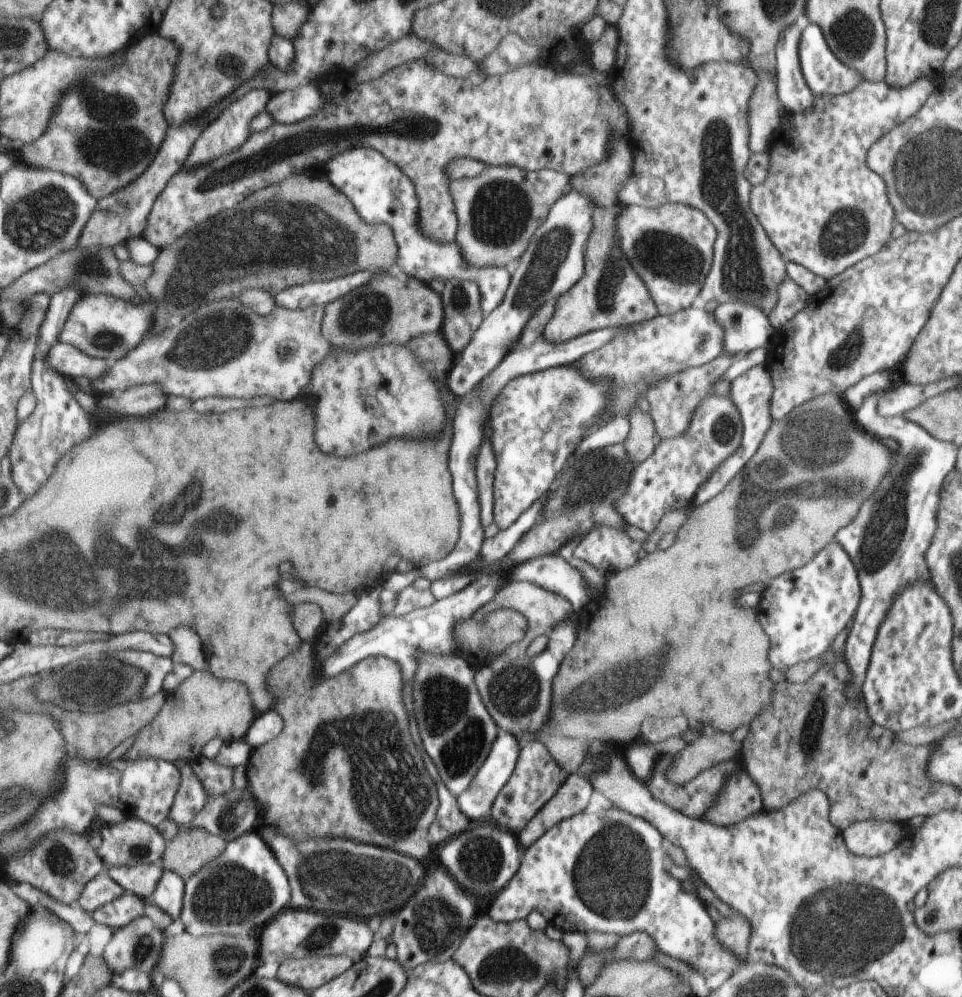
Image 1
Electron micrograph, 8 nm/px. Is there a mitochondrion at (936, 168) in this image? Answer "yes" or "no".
yes

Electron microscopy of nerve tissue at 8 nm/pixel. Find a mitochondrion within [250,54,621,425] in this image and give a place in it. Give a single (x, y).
(500, 209)

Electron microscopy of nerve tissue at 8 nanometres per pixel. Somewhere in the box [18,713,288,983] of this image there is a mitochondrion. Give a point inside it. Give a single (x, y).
(216, 902)

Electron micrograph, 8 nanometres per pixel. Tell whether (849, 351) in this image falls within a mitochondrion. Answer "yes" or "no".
yes

